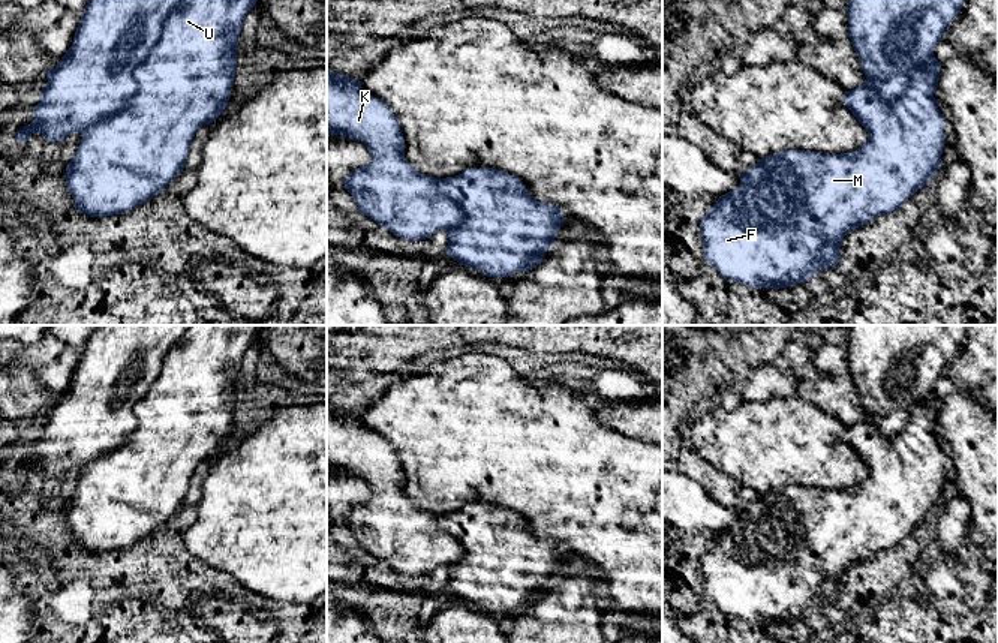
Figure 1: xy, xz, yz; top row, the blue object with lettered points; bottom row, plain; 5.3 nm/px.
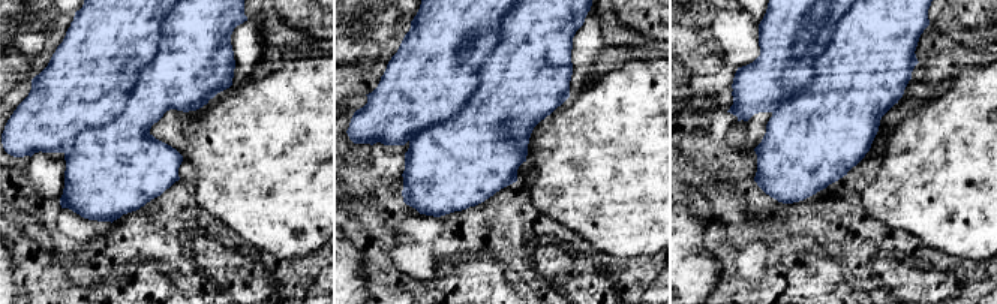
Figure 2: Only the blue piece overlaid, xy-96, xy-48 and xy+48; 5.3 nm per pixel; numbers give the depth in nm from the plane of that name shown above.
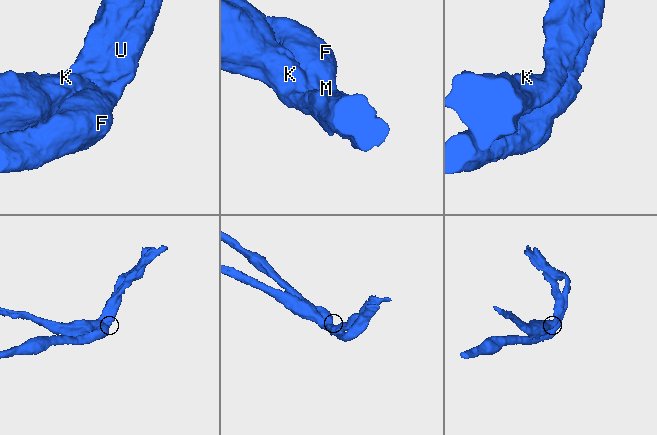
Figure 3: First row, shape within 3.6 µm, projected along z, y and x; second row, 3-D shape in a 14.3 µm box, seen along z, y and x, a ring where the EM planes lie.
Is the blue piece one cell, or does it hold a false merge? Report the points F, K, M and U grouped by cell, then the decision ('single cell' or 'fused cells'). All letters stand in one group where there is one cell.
F M U / K; fused cells

